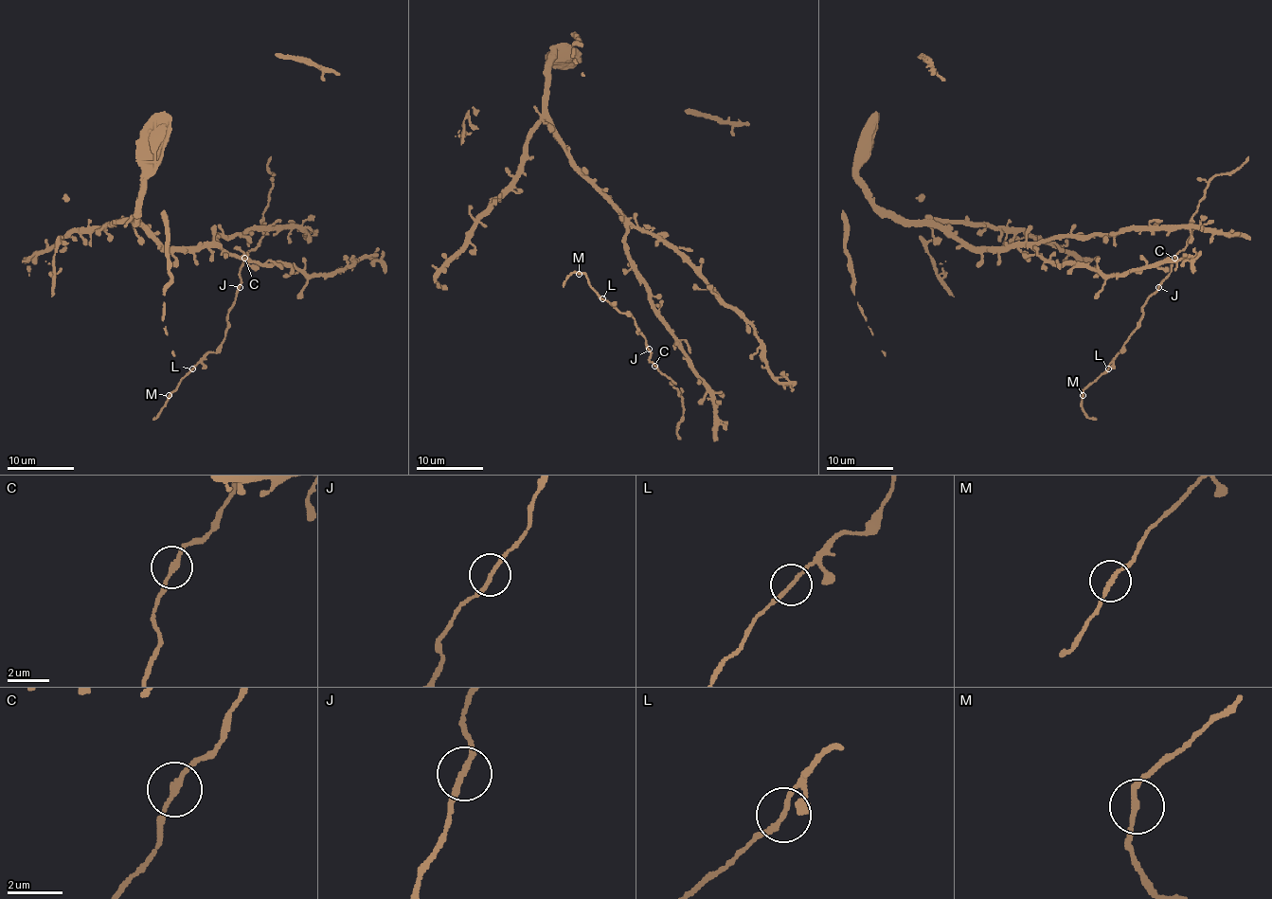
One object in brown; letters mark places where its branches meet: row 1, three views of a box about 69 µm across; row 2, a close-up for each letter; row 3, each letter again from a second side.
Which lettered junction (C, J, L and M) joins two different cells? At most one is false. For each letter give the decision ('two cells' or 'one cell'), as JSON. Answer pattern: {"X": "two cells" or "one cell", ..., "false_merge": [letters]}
{"C": "one cell", "J": "one cell", "L": "one cell", "M": "one cell", "false_merge": []}

